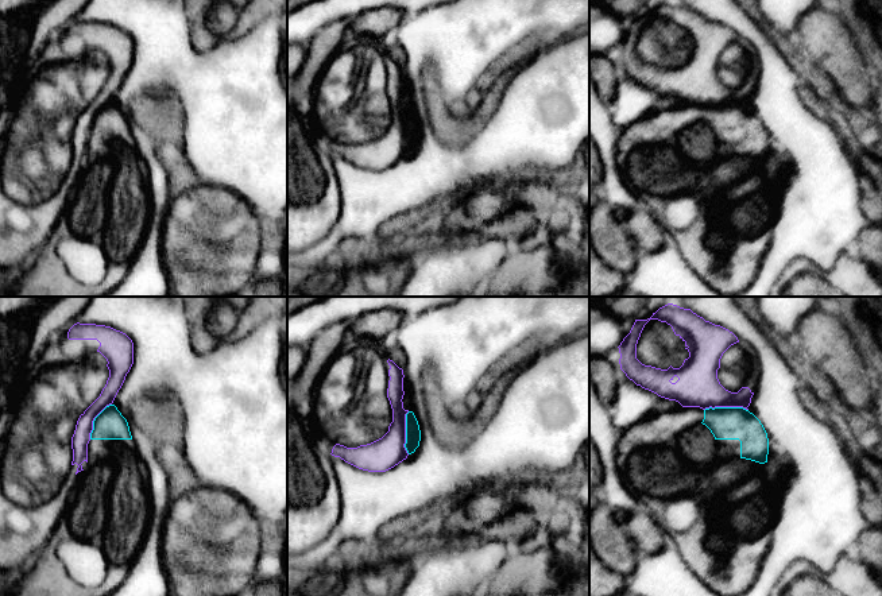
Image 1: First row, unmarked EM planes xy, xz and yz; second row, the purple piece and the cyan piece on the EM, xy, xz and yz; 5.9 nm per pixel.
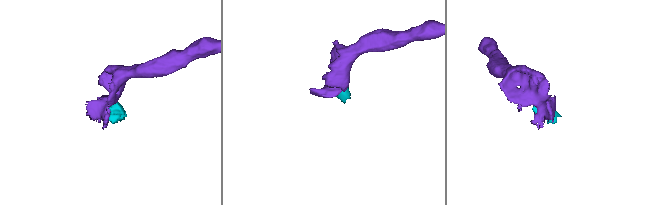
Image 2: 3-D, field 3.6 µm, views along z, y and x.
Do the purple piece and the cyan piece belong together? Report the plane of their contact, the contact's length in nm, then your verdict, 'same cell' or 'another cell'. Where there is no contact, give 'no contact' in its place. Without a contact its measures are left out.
contact in yz; length 260 nm; another cell

